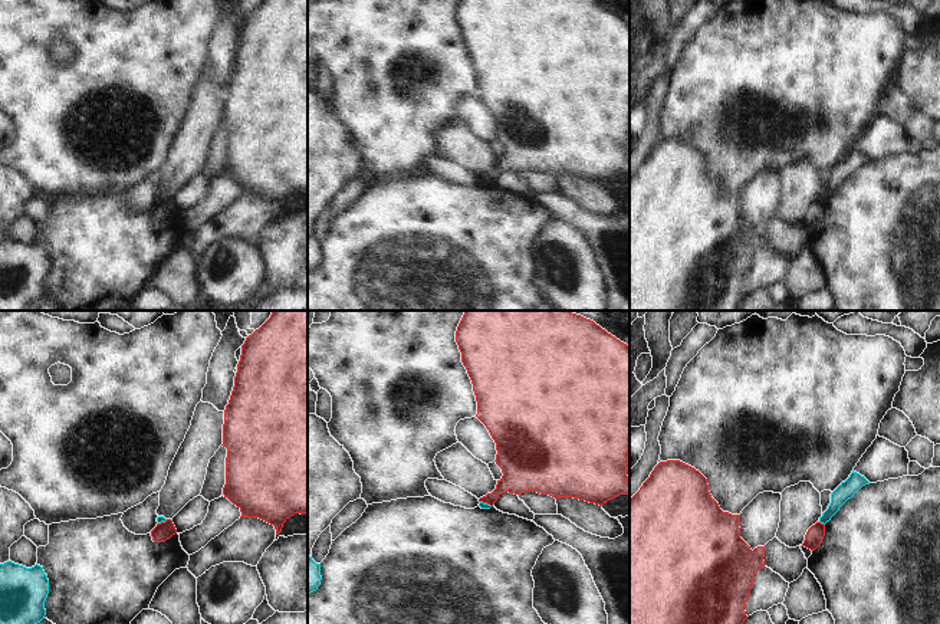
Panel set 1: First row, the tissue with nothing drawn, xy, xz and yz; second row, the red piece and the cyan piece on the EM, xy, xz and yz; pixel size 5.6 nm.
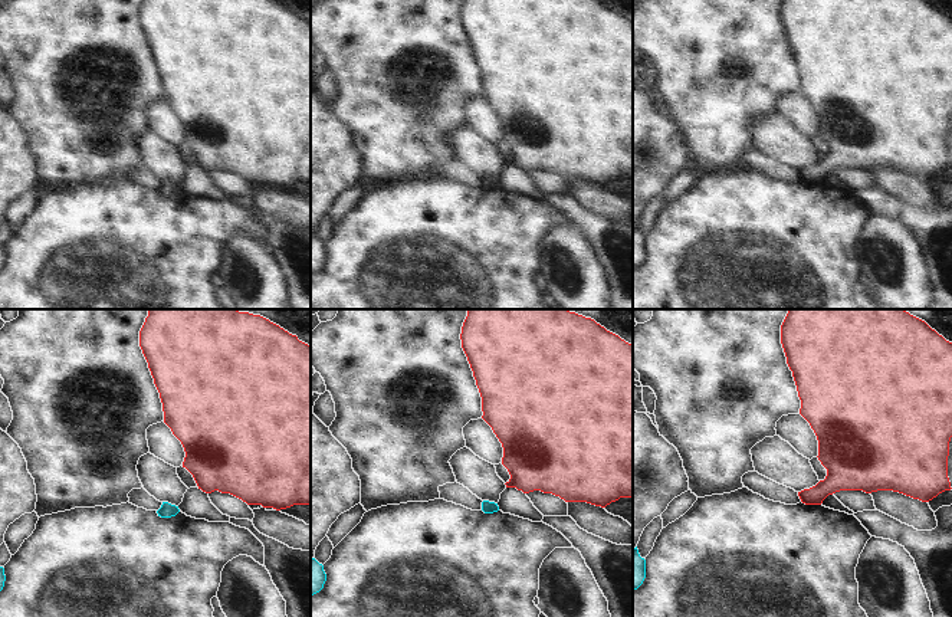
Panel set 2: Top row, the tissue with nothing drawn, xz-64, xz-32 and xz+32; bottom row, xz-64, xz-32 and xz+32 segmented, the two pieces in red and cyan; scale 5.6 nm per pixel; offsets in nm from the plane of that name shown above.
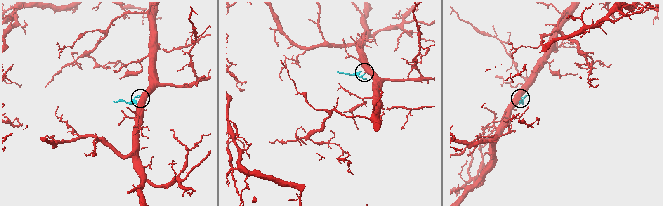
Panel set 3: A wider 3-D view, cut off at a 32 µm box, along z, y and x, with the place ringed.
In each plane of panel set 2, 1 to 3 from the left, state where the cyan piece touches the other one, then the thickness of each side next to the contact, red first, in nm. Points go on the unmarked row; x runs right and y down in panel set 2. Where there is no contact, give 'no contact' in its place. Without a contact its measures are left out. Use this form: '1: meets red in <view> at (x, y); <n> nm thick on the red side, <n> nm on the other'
1: no contact
2: no contact
3: no contact

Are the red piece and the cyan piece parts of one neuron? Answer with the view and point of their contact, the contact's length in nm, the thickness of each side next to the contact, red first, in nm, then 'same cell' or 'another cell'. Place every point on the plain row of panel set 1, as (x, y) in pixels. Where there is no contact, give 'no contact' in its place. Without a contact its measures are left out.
contact yz (822, 202); length 40 nm; calibres 100 and 100 nm; another cell

